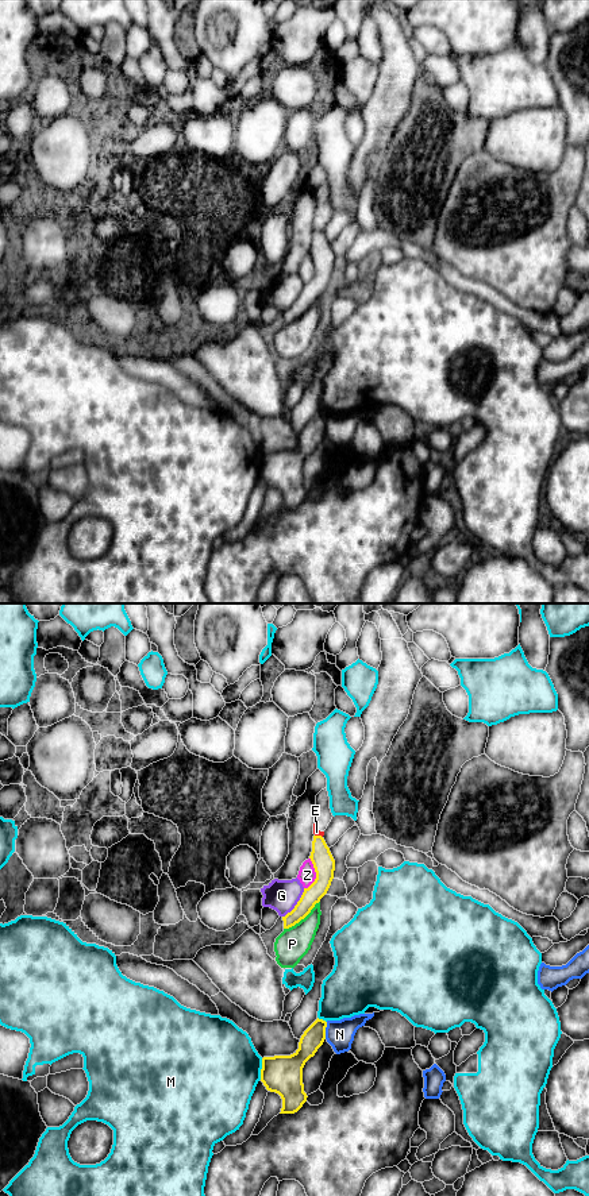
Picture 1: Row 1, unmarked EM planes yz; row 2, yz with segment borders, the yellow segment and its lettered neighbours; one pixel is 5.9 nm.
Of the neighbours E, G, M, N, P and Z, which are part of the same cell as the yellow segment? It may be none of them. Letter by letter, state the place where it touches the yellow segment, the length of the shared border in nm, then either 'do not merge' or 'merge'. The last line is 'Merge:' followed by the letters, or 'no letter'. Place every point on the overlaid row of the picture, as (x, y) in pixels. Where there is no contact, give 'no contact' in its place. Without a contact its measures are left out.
E: meets yellow in yz at (319, 836); contact 50 nm long; do not merge
G: meets yellow in yz at (297, 903); contact 220 nm long; do not merge
M: meets yellow in yz at (261, 1069); contact 130 nm long; do not merge
N: meets yellow in yz at (324, 1030); contact 110 nm long; do not merge
P: meets yellow in yz at (301, 918); contact 280 nm long; do not merge
Z: meets yellow in yz at (316, 874); contact 190 nm long; do not merge
Merge: no letter

